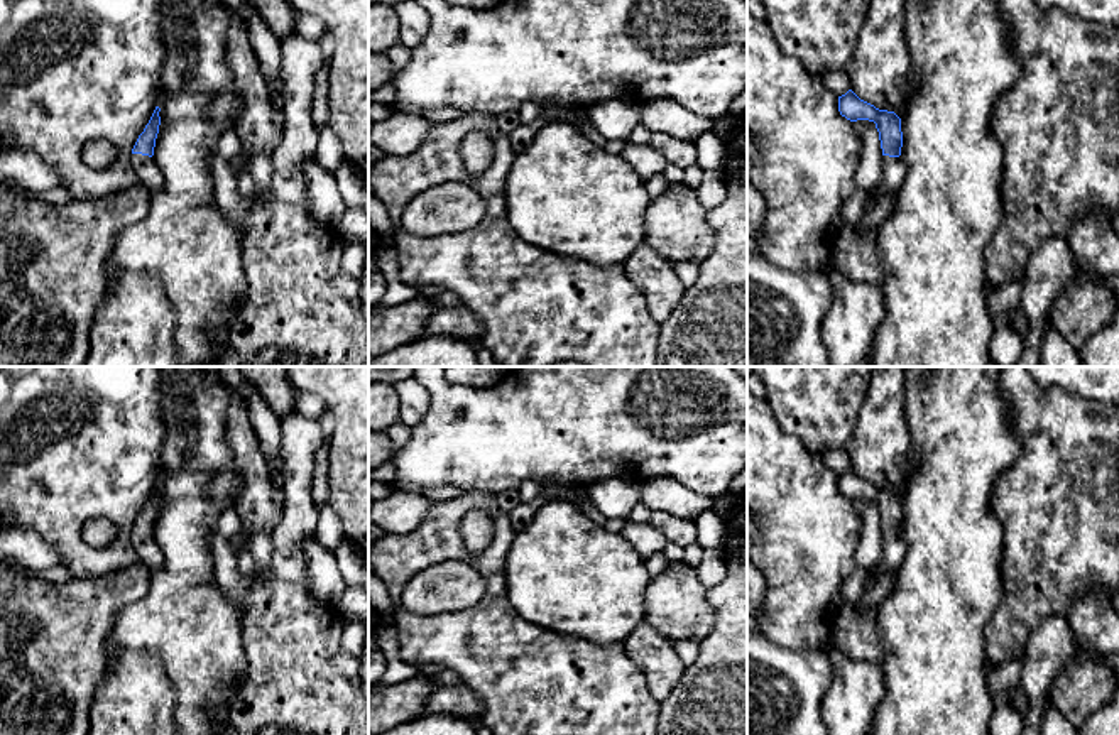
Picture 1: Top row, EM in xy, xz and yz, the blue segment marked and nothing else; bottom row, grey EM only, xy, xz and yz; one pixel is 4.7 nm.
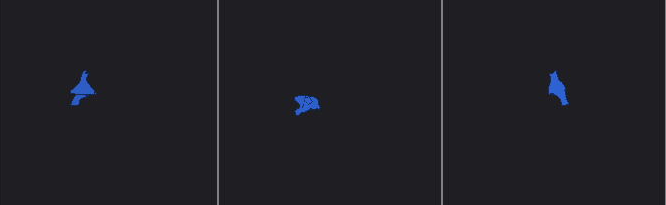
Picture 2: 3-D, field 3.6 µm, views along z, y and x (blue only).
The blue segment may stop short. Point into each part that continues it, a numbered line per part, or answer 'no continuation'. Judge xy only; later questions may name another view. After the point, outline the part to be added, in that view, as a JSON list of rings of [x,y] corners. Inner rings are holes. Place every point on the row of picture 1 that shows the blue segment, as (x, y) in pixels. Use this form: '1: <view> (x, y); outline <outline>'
1: xy (144, 166); outline [[[132,154],[130,164],[140,181],[140,184],[147,186],[149,189],[156,189],[162,184],[162,174],[154,162],[154,157]]]

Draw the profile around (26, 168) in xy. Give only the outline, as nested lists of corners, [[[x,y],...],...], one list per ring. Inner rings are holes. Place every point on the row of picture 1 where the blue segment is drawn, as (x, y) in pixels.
[[[0,149],[0,176],[32,193],[63,188],[59,174],[34,150],[25,149]]]

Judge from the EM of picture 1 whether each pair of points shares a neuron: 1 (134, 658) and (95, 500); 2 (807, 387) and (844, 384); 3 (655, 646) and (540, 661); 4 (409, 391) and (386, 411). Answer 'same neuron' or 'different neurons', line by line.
1: different neurons
2: same neuron
3: different neurons
4: different neurons

